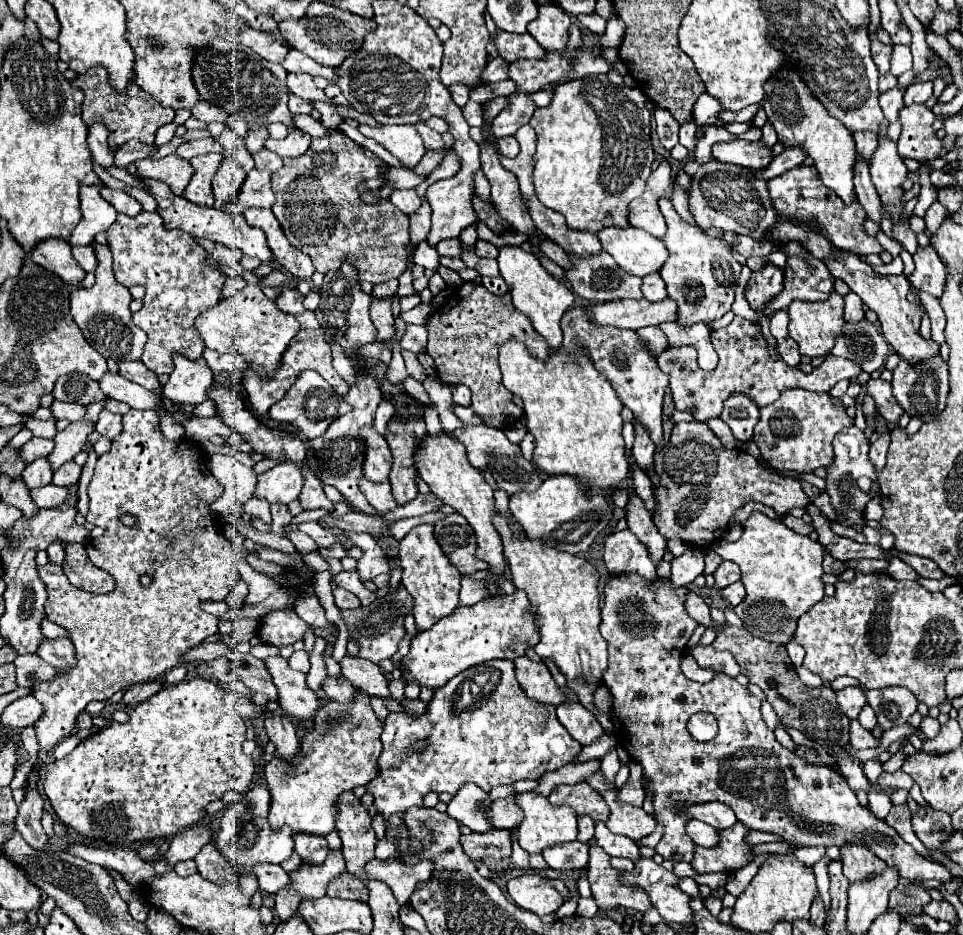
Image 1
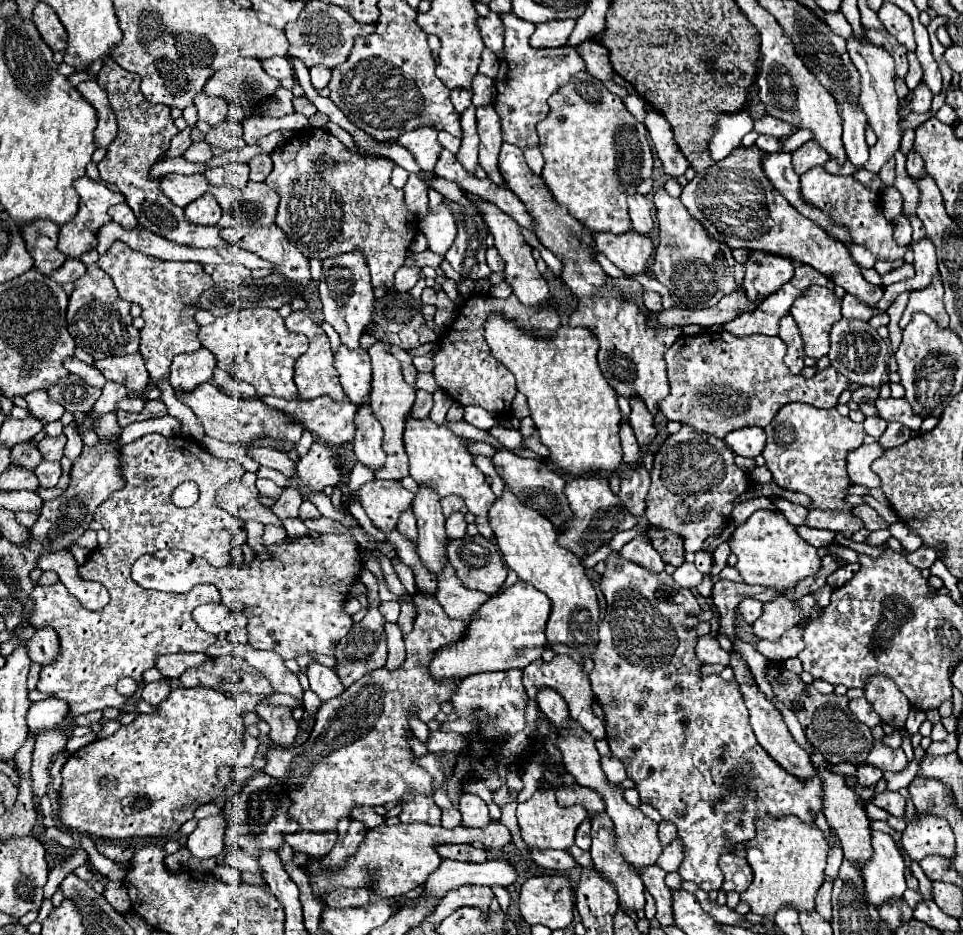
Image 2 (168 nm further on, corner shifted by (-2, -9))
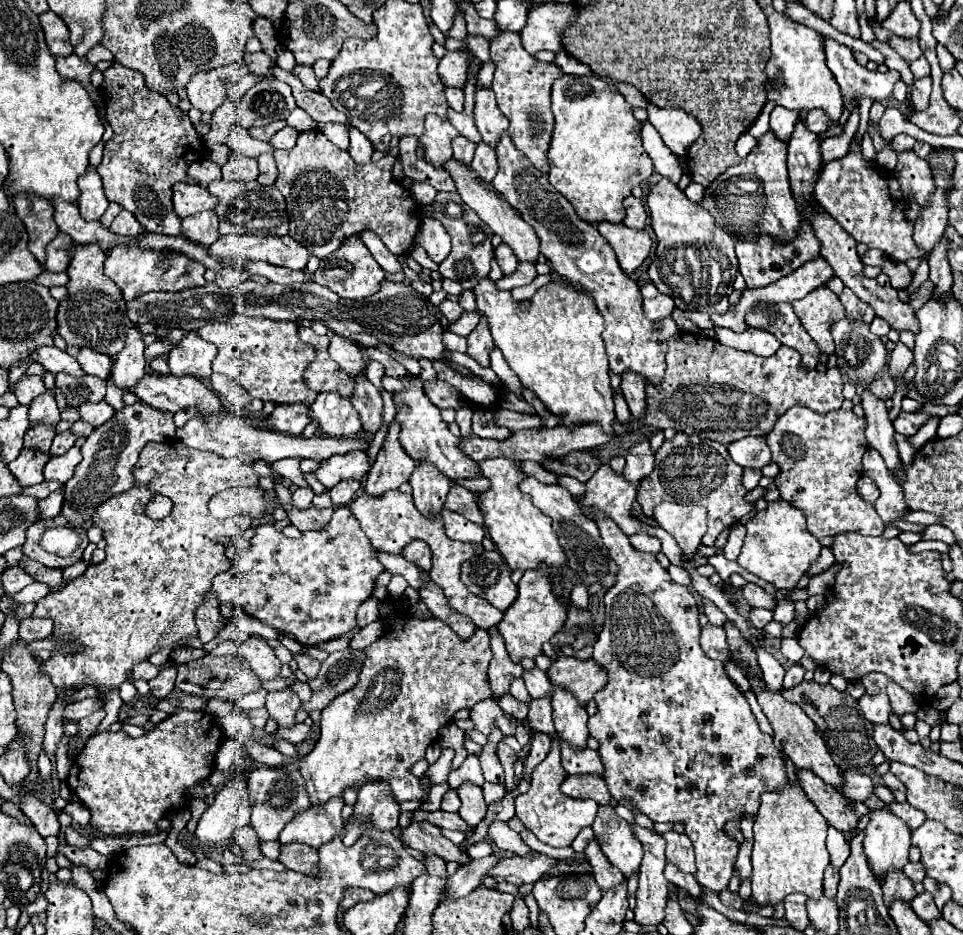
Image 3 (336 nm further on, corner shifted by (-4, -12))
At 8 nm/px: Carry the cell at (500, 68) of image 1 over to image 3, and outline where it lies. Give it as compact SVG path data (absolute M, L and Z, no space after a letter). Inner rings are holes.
M447 88L445 90L447 92L447 102L449 102L449 106L453 108L453 110L463 110L463 100L465 100L465 96L463 96L463 90L459 90L459 88Z

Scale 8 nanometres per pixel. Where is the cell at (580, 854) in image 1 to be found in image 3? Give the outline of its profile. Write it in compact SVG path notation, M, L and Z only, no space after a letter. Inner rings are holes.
M493 822L493 824L489 826L489 836L495 840L497 848L507 850L507 852L511 852L511 854L517 854L517 856L531 856L531 854L535 854L535 852L521 840L521 836L519 836L515 830L511 830L505 822Z

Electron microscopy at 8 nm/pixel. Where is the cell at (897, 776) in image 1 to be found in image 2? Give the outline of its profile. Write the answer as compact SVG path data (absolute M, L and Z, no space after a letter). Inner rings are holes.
M883 791L879 795L875 795L873 803L881 809L885 809L889 815L895 815L895 817L905 817L905 797L901 797L897 791L889 793L889 791Z

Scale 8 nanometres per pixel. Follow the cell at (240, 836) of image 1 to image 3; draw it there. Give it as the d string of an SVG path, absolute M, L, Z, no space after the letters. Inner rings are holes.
M295 766L255 768L249 774L249 796L251 796L251 822L249 822L249 826L255 830L255 834L261 842L277 840L281 830L285 828L285 824L289 820L293 820L299 812L303 812L311 806L307 792L303 788L303 778L299 776Z

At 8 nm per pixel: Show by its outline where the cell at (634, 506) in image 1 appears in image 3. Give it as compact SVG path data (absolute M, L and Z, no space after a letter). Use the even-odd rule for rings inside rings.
M649 440L635 444L625 458L627 458L627 466L623 476L629 484L639 486L639 482L645 476L649 476L653 470L653 452L649 450Z

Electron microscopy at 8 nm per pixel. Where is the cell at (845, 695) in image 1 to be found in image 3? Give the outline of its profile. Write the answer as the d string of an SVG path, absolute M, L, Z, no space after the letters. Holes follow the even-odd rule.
M863 694L859 698L859 706L861 706L861 712L865 714L865 718L871 724L887 724L889 714L891 714L891 706L889 706L887 696L883 696L883 694L875 694L875 696Z

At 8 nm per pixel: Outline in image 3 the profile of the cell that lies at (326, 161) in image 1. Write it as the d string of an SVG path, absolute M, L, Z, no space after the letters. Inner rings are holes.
M301 132L295 148L275 150L279 176L275 188L287 202L289 236L303 244L313 256L327 258L345 238L373 230L383 244L403 256L411 250L421 224L421 206L393 178L395 156L387 154L377 162L355 164L347 150L337 148L323 132Z

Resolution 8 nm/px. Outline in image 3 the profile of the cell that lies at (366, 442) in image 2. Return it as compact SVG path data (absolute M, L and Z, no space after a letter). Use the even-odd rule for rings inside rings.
M355 376L355 398L351 398L355 410L359 412L363 430L373 436L383 422L383 400L379 390L365 378L365 376Z

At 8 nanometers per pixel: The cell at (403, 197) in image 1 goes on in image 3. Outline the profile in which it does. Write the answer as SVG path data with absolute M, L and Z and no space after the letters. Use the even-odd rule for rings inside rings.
M413 182L411 188L409 188L409 192L411 192L413 200L417 204L421 204L421 206L431 204L435 200L435 196L437 196L437 190L433 186L429 186L429 184L423 184L423 182Z

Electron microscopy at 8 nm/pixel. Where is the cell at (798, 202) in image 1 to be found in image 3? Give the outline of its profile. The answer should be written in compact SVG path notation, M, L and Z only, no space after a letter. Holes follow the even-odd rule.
M853 146L845 158L833 160L821 168L813 196L823 210L835 216L835 220L839 220L839 224L843 224L843 228L855 236L857 242L863 242L869 248L879 248L897 262L923 256L911 238L913 224L905 220L905 198L899 192L893 172L879 168L877 164L871 168L871 164L859 156L859 146Z

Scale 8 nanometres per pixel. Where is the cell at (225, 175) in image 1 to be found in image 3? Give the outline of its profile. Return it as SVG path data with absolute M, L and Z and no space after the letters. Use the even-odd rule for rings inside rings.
M231 152L227 164L221 168L223 180L239 180L239 182L251 182L257 178L257 160L249 158L241 152Z

